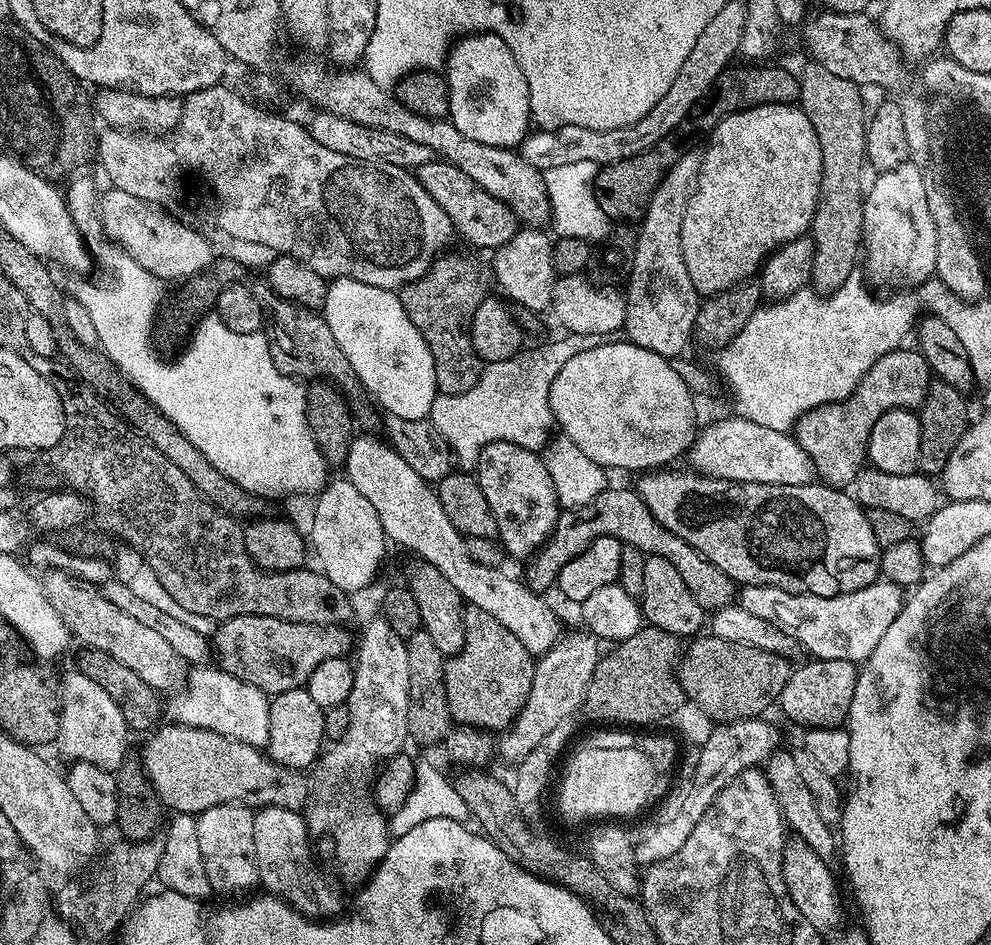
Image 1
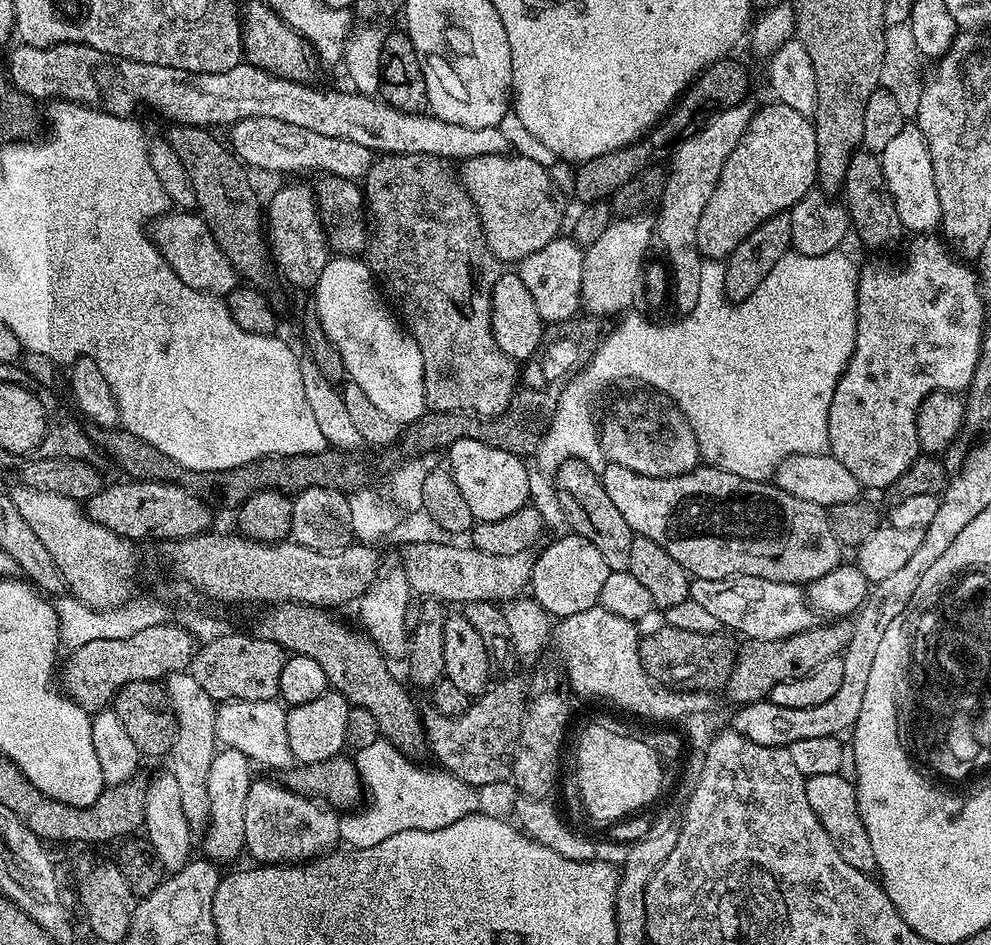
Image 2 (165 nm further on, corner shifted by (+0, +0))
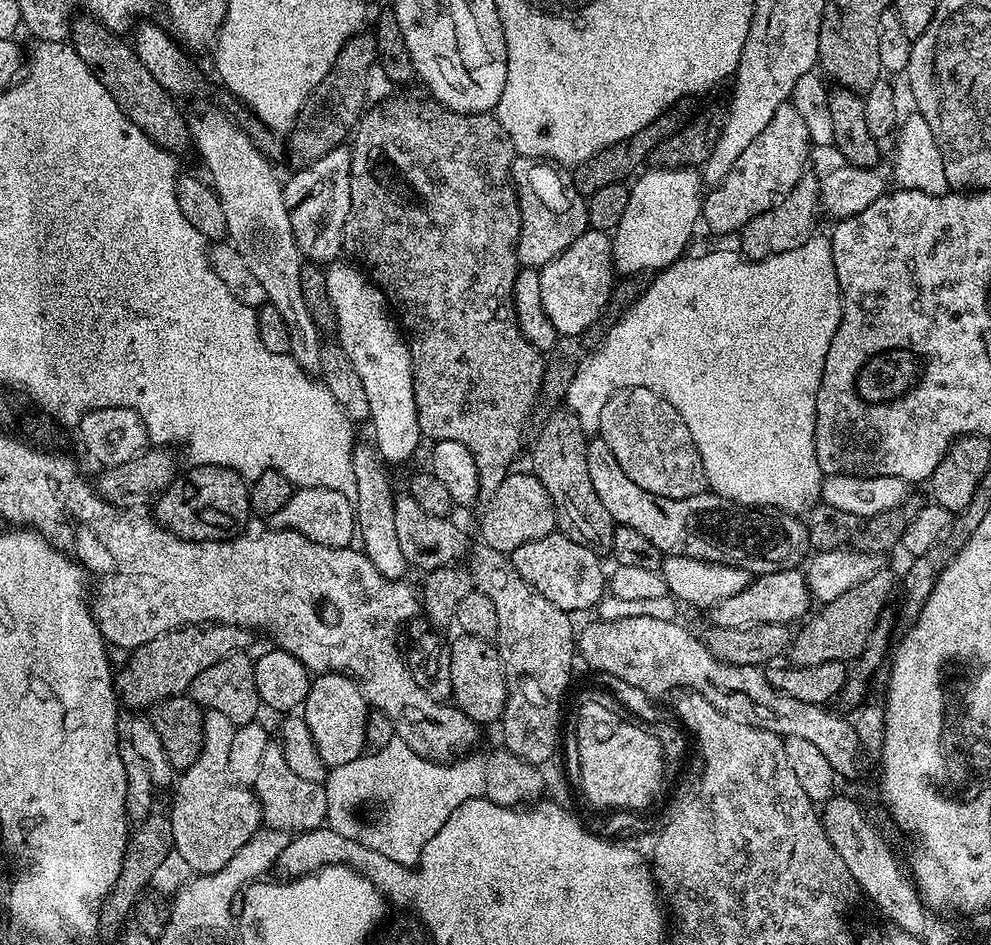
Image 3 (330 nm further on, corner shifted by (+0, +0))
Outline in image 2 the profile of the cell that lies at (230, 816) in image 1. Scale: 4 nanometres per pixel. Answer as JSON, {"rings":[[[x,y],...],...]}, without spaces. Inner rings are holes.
{"rings":[[[221,747],[210,762],[206,778],[208,795],[208,823],[203,829],[204,852],[207,859],[224,866],[227,860],[236,860],[245,851],[244,835],[246,834],[246,794],[254,779],[249,758],[233,748]]]}

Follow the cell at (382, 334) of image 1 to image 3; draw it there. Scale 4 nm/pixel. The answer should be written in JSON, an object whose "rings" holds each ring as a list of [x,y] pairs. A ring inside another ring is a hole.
{"rings":[[[334,262],[326,270],[327,294],[335,310],[336,338],[366,387],[377,451],[387,463],[404,462],[422,442],[408,346],[380,288],[359,267],[340,263]]]}

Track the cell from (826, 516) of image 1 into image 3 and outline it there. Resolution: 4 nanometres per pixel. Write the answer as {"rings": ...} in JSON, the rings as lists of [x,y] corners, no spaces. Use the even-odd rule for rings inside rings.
{"rings":[[[601,438],[589,439],[586,463],[590,465],[590,482],[594,482],[594,491],[597,492],[602,506],[606,506],[612,521],[621,528],[638,530],[638,534],[646,534],[646,538],[650,538],[650,542],[654,542],[654,546],[658,546],[658,550],[664,556],[698,558],[708,561],[709,564],[729,564],[750,574],[763,574],[803,565],[809,555],[808,529],[799,515],[755,506],[747,510],[740,506],[730,506],[725,496],[717,496],[708,490],[681,500],[659,497],[658,494],[652,494],[636,486],[622,472],[622,467],[618,466],[610,447]]]}

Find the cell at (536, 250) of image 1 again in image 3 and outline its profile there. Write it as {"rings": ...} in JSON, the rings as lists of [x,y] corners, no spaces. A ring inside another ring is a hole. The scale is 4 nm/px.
{"rings":[[[589,230],[580,233],[562,254],[539,269],[542,286],[542,310],[554,322],[554,330],[561,337],[578,335],[592,327],[612,296],[614,269],[612,242],[609,233]]]}

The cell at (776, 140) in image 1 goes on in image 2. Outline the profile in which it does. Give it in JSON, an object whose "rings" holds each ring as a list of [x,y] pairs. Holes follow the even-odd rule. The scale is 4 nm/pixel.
{"rings":[[[771,102],[765,108],[757,107],[752,113],[752,121],[742,134],[738,146],[726,158],[726,166],[722,166],[722,174],[718,178],[718,186],[714,194],[710,194],[710,202],[706,202],[706,210],[702,210],[702,218],[698,218],[698,234],[696,245],[701,257],[723,261],[732,255],[733,250],[762,222],[771,216],[787,213],[806,193],[813,191],[816,184],[816,163],[818,162],[818,146],[816,145],[816,129],[809,117],[798,114],[798,110],[790,110],[790,106],[779,102]]]}

